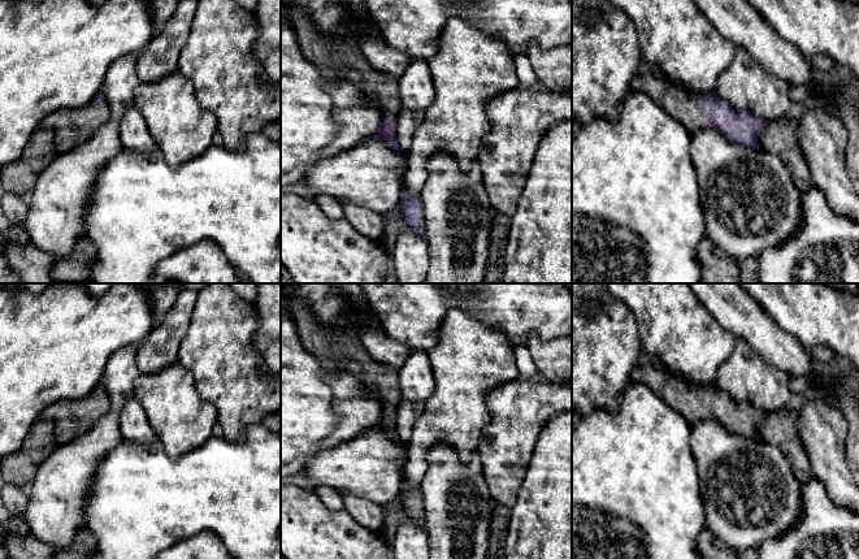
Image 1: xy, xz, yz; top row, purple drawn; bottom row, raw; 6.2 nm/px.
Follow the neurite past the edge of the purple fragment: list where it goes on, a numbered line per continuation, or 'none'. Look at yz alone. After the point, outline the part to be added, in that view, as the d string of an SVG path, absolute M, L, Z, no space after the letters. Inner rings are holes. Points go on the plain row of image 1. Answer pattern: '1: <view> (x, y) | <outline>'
1: yz (679, 394) | M642 355L638 360L632 370L630 380L650 386L669 407L680 412L690 426L697 421L711 419L695 387L659 368L647 355Z

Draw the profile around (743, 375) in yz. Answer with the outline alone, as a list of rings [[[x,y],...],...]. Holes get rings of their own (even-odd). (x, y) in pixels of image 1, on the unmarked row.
[[[737,337],[732,355],[717,369],[716,385],[737,402],[776,412],[789,407],[794,395],[789,381],[786,373],[765,364],[742,337]]]

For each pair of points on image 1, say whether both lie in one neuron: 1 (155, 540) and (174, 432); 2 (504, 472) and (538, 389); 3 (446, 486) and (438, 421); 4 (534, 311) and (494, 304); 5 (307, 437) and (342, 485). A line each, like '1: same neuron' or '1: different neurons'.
1: different neurons
2: same neuron
3: different neurons
4: same neuron
5: different neurons

